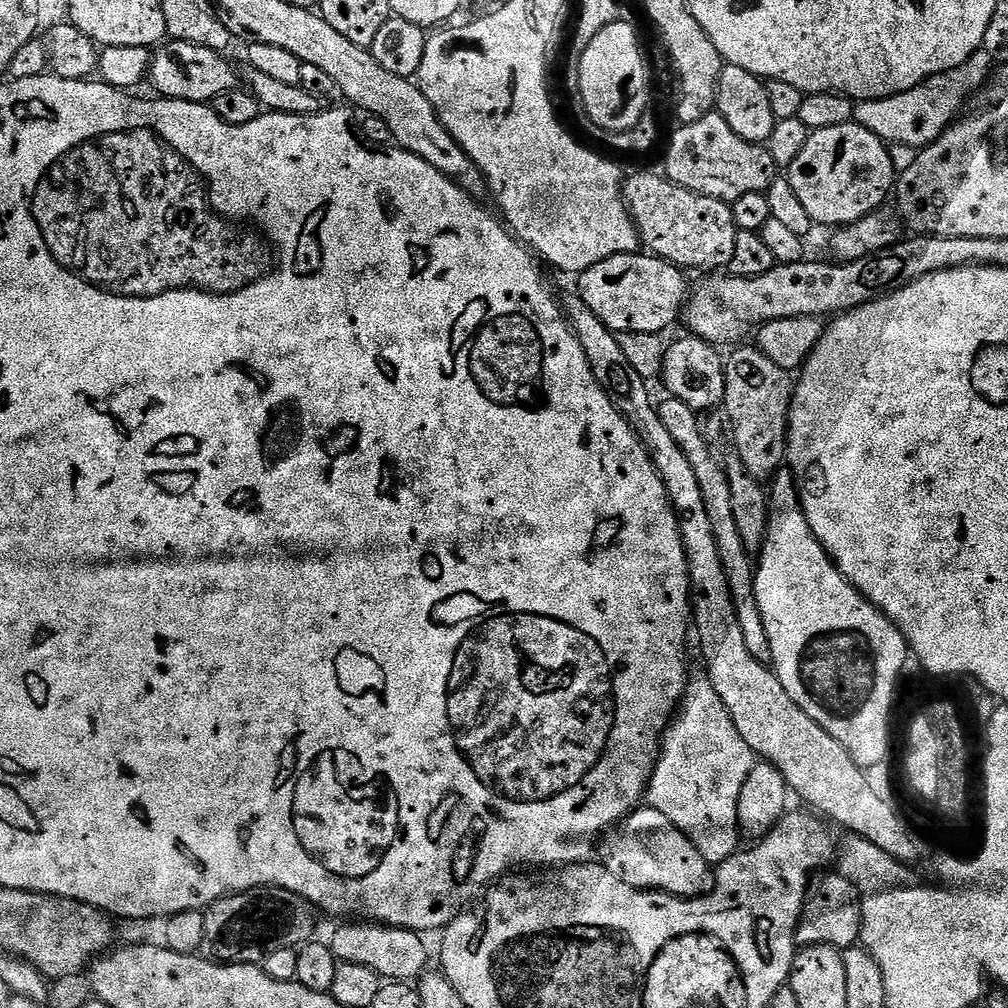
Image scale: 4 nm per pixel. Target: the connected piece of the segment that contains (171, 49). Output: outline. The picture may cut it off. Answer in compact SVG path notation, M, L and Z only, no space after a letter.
M169 39L151 53L147 79L157 88L161 97L169 100L185 100L195 104L208 104L218 94L234 90L238 86L236 72L224 61L221 53L206 46Z

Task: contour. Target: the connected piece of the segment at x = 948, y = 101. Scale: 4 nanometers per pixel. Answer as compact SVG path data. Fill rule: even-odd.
M983 50L975 52L958 67L932 76L905 92L877 100L859 101L854 108L855 123L861 124L889 145L905 143L906 146L921 149L932 144L950 127L960 114L960 107L988 83L993 69L994 61L990 53Z

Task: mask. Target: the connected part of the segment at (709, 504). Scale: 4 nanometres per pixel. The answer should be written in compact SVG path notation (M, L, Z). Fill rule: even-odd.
M668 396L665 397L664 400L665 401L661 405L660 403L657 405L657 412L659 417L662 419L663 426L666 427L666 430L668 430L671 435L673 435L678 446L681 446L683 453L686 454L686 458L690 461L690 466L694 469L694 474L697 475L698 486L701 487L703 502L706 504L706 512L710 519L710 526L713 527L714 542L717 543L718 558L722 561L723 570L726 573L726 580L729 583L731 598L735 601L739 601L741 599L742 602L743 600L748 602L748 604L741 603L738 608L741 615L740 625L742 626L742 634L746 634L746 647L749 648L750 654L754 658L758 658L758 662L760 664L771 665L772 655L770 654L770 642L766 638L766 630L762 626L760 613L755 611L753 605L751 604L754 598L752 590L753 582L755 580L755 567L753 566L751 555L742 542L742 538L738 534L738 528L735 525L730 503L729 480L725 476L723 465L721 464L719 458L717 460L717 458L712 454L709 448L711 445L709 444L707 435L703 430L702 424L700 428L700 424L698 422L698 420L700 420L699 415L693 411L690 406L686 406L686 404L680 399L674 399Z

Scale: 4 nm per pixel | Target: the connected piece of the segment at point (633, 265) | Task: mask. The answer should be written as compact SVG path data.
M639 251L619 252L590 266L579 273L578 294L611 332L664 334L675 320L681 319L690 284L684 281L685 273L669 260L640 255Z

